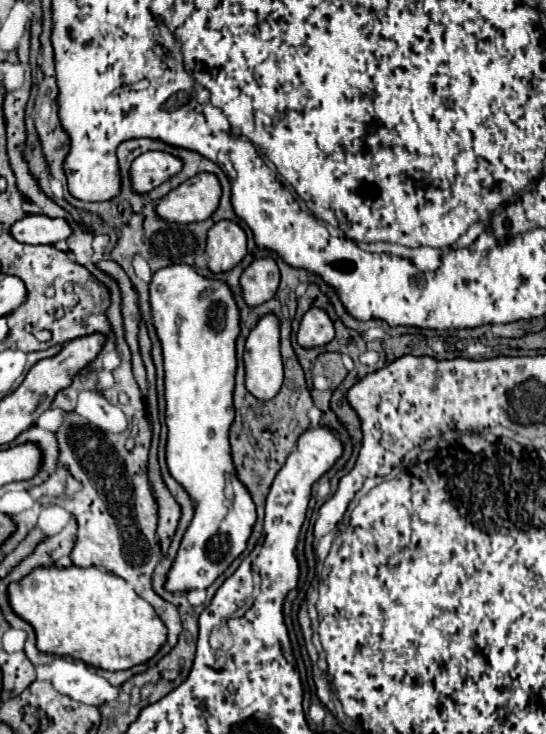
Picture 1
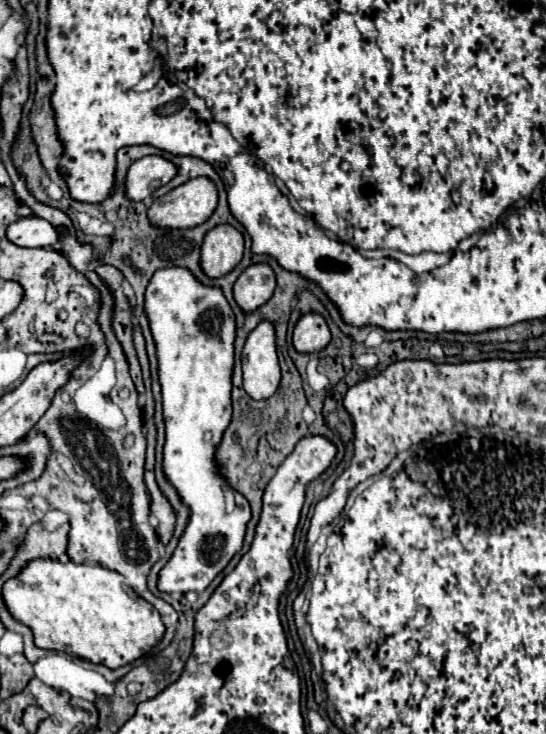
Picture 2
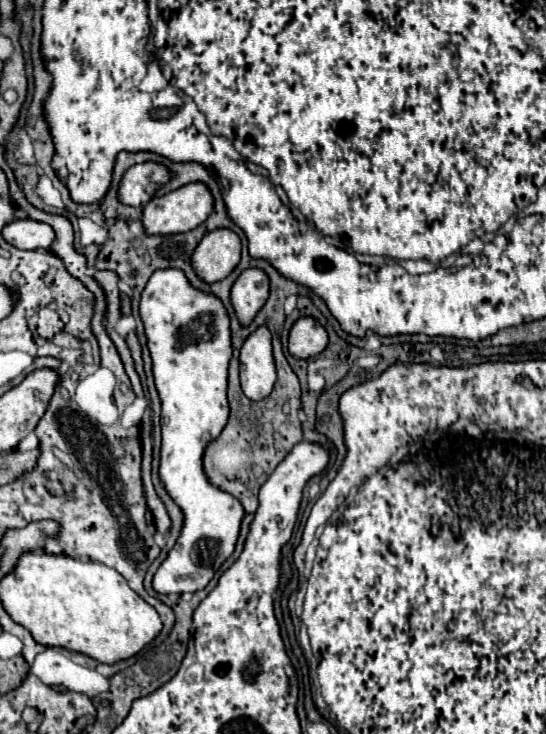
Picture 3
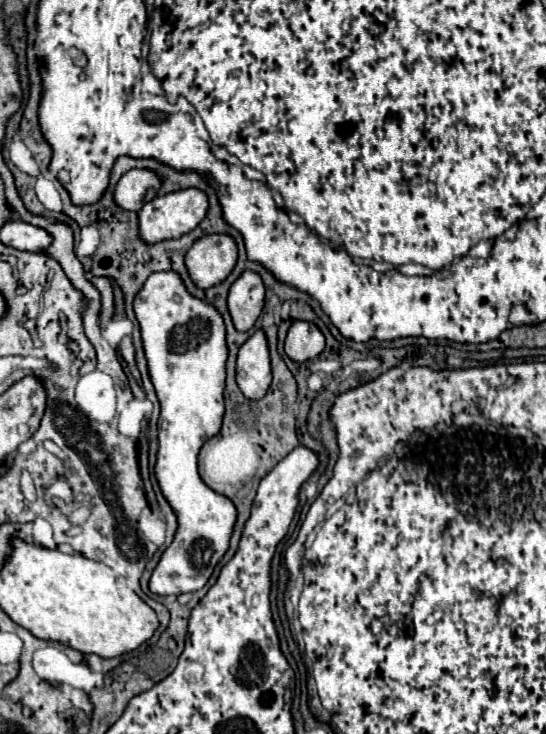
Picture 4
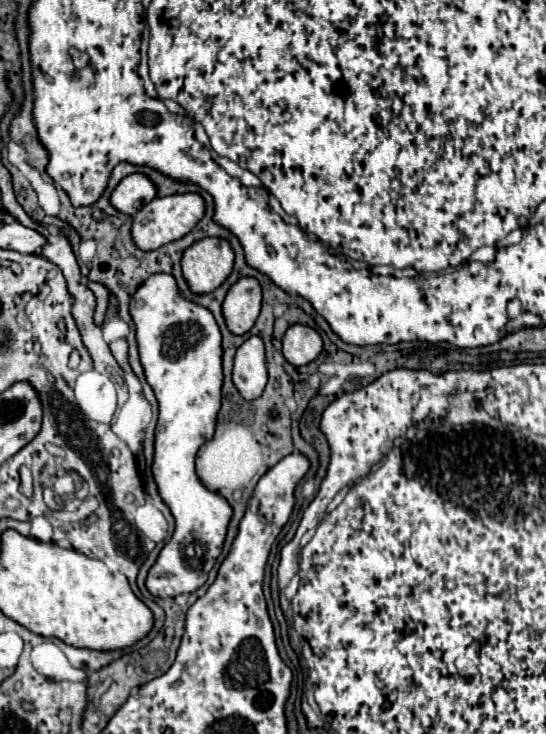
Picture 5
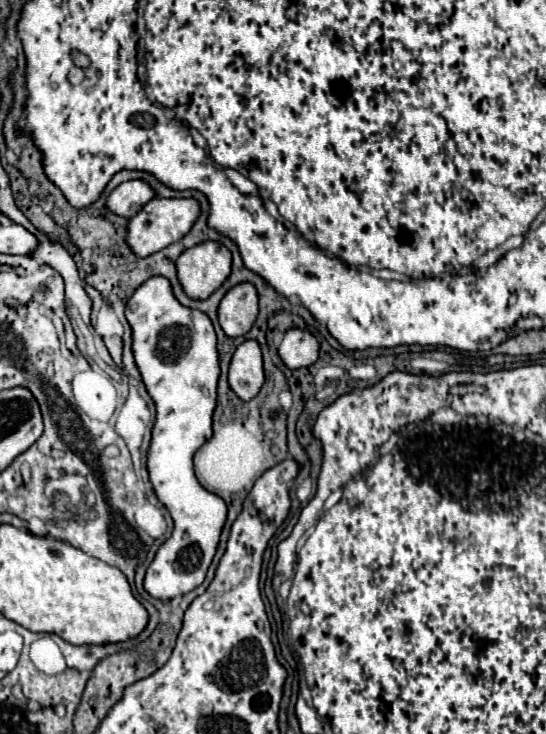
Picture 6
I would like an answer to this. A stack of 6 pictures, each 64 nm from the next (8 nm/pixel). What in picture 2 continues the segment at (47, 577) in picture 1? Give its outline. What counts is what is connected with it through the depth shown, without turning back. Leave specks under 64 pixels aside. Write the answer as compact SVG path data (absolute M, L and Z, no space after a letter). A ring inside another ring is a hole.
M32 560L28 566L2 588L4 602L10 614L32 628L34 642L38 648L66 652L76 658L84 658L92 664L102 664L106 668L120 668L150 652L164 636L164 624L158 610L140 598L114 570L98 564L62 564L58 560Z

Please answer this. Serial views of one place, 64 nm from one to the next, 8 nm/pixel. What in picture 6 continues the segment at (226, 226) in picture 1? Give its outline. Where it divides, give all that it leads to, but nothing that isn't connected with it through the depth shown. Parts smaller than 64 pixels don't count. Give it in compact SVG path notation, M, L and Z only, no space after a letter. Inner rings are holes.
M206 240L188 248L176 260L178 278L184 292L194 300L208 298L228 278L232 266L232 254L220 242Z

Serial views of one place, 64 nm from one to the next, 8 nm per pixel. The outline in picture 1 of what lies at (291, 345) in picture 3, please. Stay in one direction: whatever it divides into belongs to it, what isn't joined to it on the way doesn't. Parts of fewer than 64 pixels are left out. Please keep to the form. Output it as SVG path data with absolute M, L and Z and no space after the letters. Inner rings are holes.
M310 308L300 322L298 344L304 348L314 348L332 342L332 338L334 338L334 324L326 314L326 310Z

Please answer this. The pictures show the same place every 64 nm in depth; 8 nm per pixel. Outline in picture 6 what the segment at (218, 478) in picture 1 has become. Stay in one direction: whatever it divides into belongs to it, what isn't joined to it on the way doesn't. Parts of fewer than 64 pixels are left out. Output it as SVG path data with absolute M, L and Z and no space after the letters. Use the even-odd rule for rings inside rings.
M164 276L146 280L128 300L132 350L148 394L156 402L156 424L148 450L150 482L158 500L174 520L172 536L160 546L146 570L144 590L152 598L174 598L198 588L212 564L228 508L194 476L192 456L212 436L212 414L218 390L218 348L212 320L204 312L180 304Z

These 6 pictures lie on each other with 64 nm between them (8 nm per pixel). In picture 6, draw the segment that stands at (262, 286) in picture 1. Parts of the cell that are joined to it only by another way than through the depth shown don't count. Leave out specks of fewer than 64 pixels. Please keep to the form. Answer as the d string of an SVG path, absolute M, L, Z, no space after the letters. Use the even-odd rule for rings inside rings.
M252 284L230 288L218 308L218 320L226 336L246 336L258 316L258 292Z

